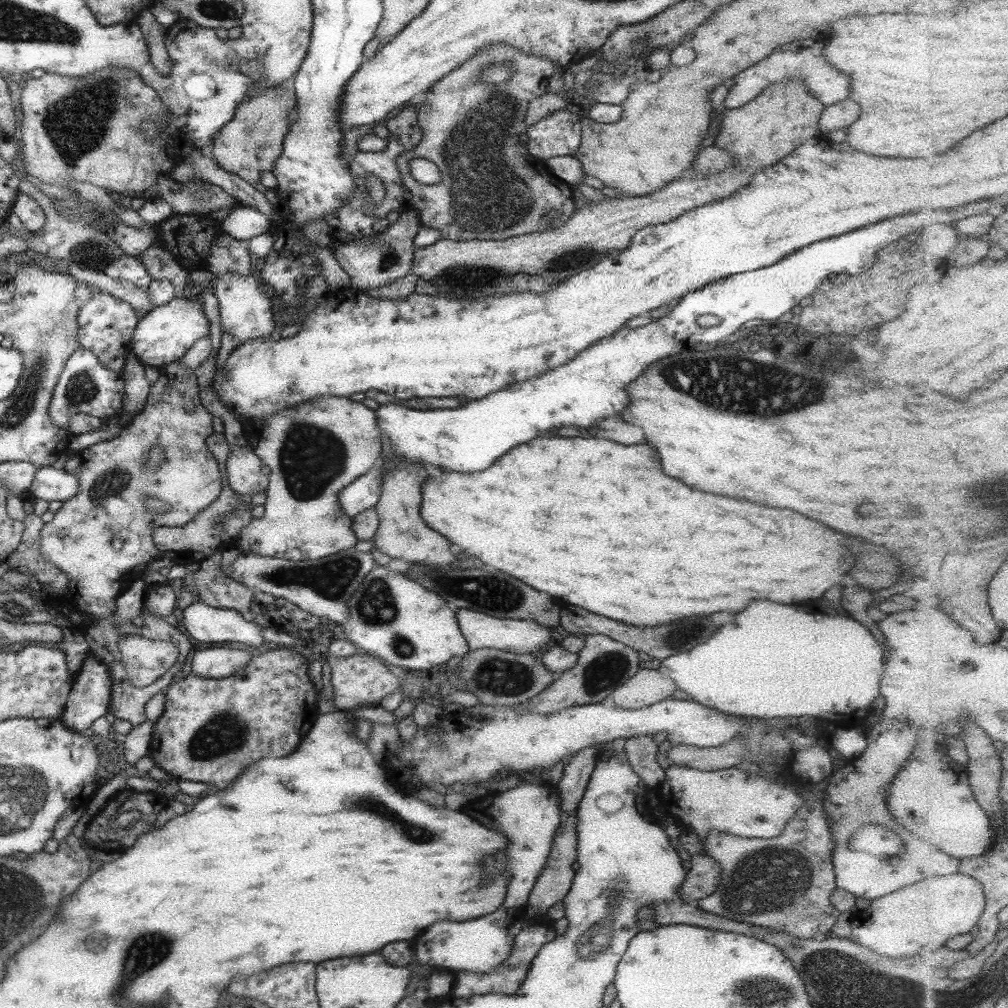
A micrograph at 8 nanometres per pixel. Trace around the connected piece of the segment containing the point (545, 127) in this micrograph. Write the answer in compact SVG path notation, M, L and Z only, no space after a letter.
M559 109L547 114L542 120L531 126L525 127L527 134L527 152L535 158L544 160L555 156L574 156L577 146L580 143L579 119L572 111Z

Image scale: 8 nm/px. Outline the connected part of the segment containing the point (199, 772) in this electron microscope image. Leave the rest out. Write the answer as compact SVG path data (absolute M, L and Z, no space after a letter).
M284 647L251 656L247 664L239 667L230 677L199 678L189 672L185 678L175 679L163 690L164 707L151 733L147 754L154 766L176 780L209 782L217 788L225 788L247 764L259 758L283 758L291 754L319 714L317 692L308 677L311 659L291 647Z

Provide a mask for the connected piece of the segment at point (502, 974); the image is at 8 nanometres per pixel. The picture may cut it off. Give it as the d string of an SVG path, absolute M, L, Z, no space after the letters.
M524 925L522 930L513 939L513 947L511 947L511 954L505 957L505 960L501 961L497 967L489 969L489 971L481 974L475 974L475 972L465 972L465 970L459 970L455 974L455 982L452 984L453 990L451 994L455 998L467 998L467 996L473 996L475 994L482 995L489 992L495 992L504 995L515 995L515 992L519 990L521 982L523 982L524 975L531 964L531 960L535 958L537 951L548 943L550 940L555 939L555 932L552 928L545 928L542 925Z

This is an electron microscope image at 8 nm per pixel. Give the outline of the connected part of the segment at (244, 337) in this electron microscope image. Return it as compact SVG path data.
M225 273L214 276L210 285L213 286L213 295L218 302L221 332L232 336L237 347L245 341L270 338L274 328L270 294L259 279L255 279L252 274L241 276L237 273Z

